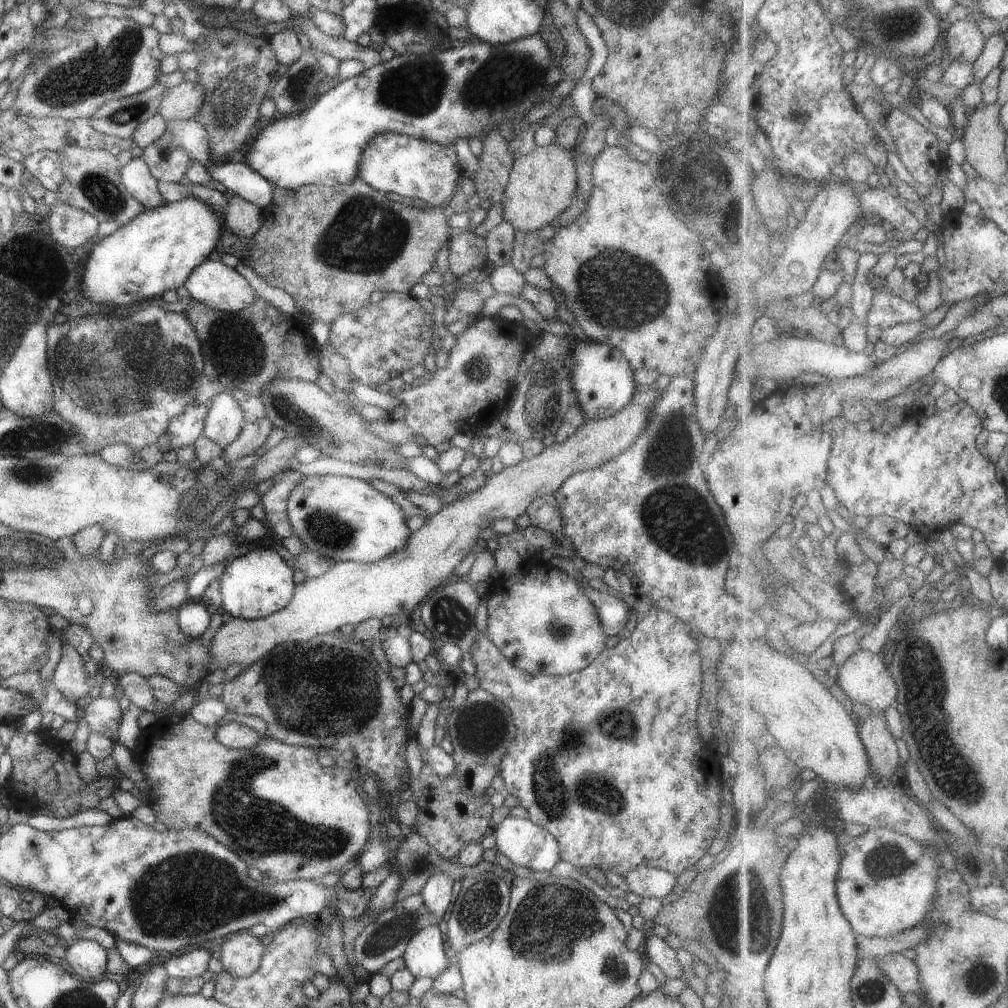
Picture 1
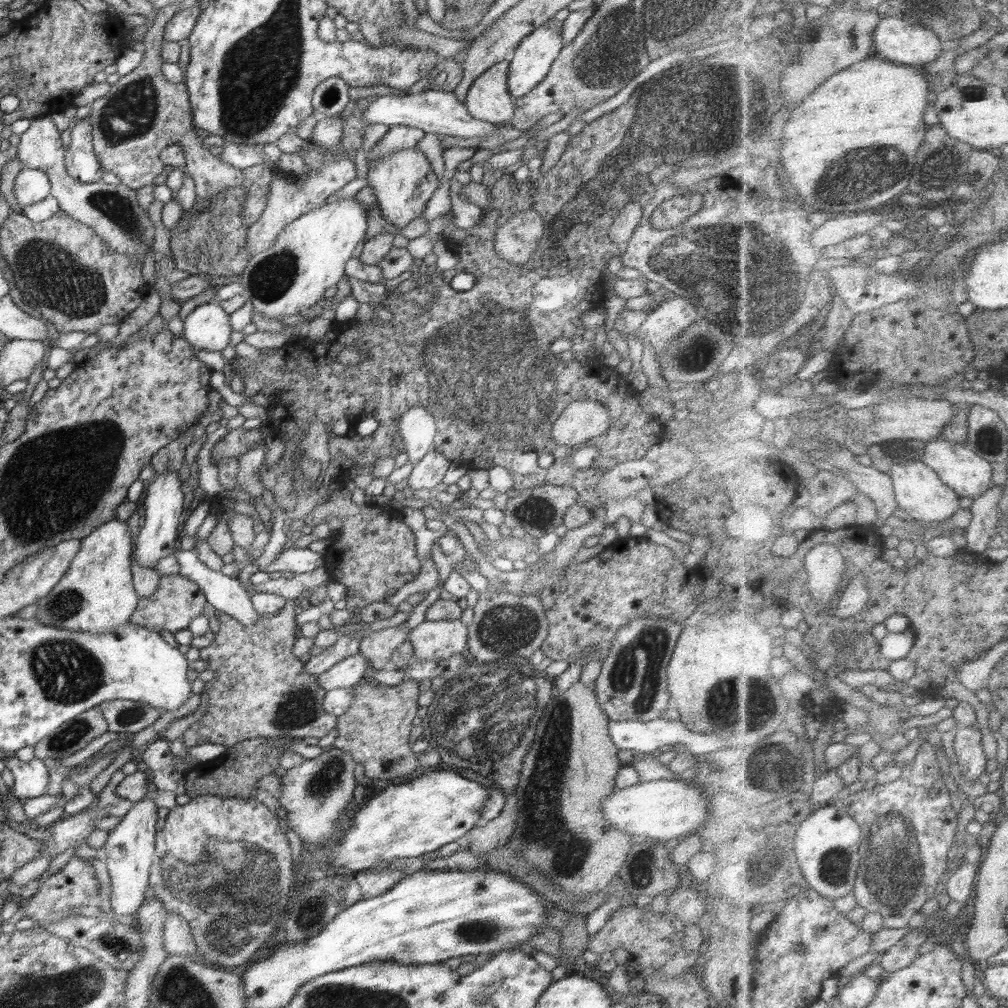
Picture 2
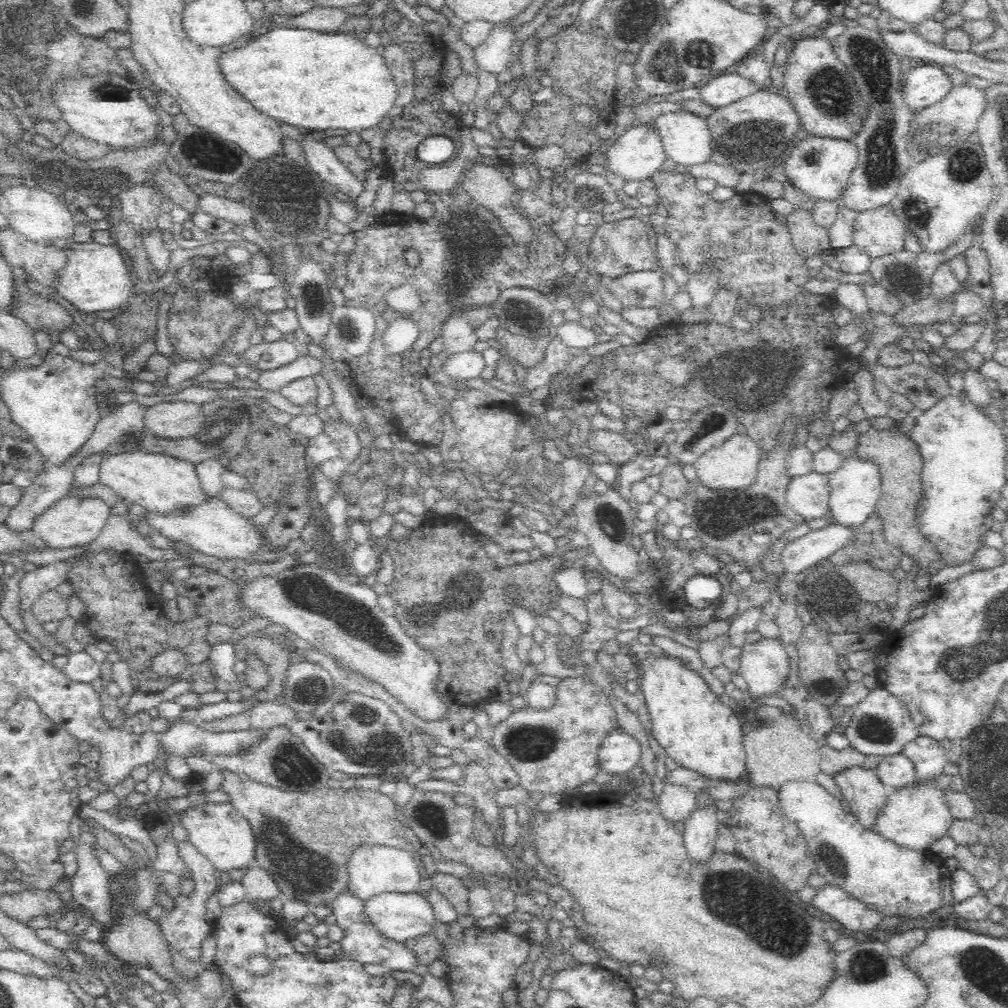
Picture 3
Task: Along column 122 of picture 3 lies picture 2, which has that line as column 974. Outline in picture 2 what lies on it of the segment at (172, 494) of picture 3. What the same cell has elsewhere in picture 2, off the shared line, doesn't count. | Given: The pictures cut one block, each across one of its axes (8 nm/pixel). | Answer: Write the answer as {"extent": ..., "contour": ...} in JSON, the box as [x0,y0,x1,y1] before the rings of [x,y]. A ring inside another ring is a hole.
{"extent":[923,437,994,500],"contour":[[[941,437],[934,442],[928,442],[923,460],[932,466],[938,474],[962,497],[976,500],[988,492],[994,484],[994,464],[984,455],[978,454],[969,444],[955,443]]]}

